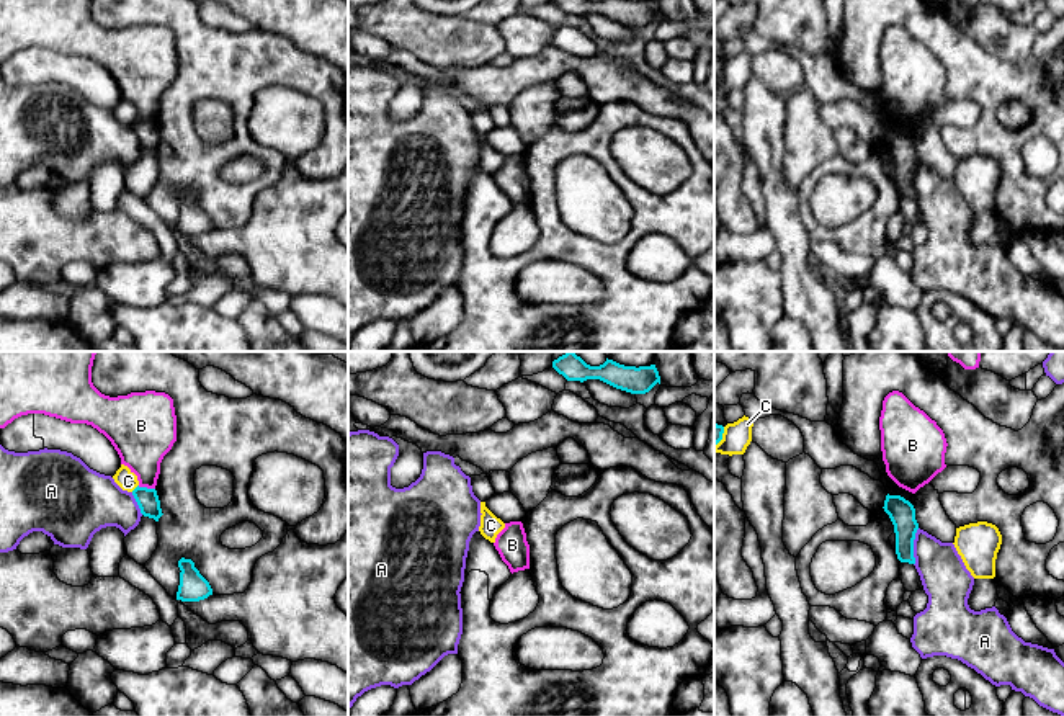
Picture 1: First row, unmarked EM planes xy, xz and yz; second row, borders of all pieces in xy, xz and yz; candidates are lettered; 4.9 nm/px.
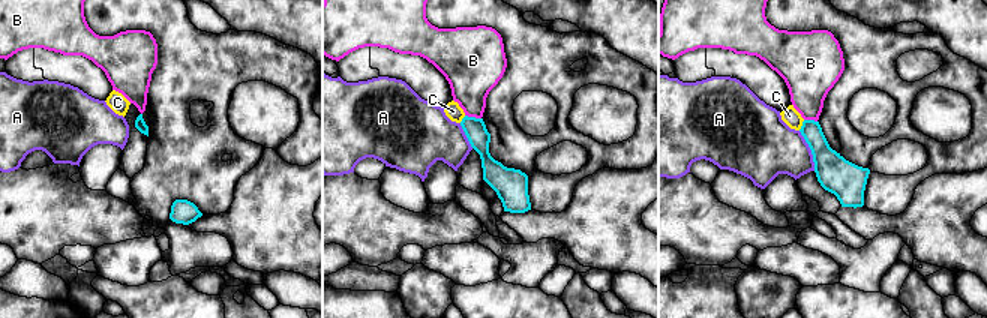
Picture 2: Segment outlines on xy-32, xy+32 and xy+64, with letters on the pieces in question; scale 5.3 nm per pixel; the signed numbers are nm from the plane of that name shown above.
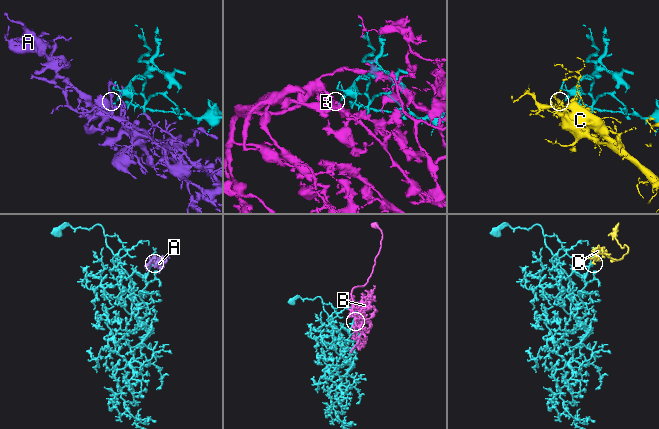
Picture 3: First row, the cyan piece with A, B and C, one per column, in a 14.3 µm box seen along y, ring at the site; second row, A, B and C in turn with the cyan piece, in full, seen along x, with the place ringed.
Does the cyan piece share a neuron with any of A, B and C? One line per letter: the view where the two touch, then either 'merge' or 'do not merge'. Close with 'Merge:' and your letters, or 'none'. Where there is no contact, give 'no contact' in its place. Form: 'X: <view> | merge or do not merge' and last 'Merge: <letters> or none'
A: yz | do not merge
B: xy | do not merge
C: xy | do not merge
Merge: none

